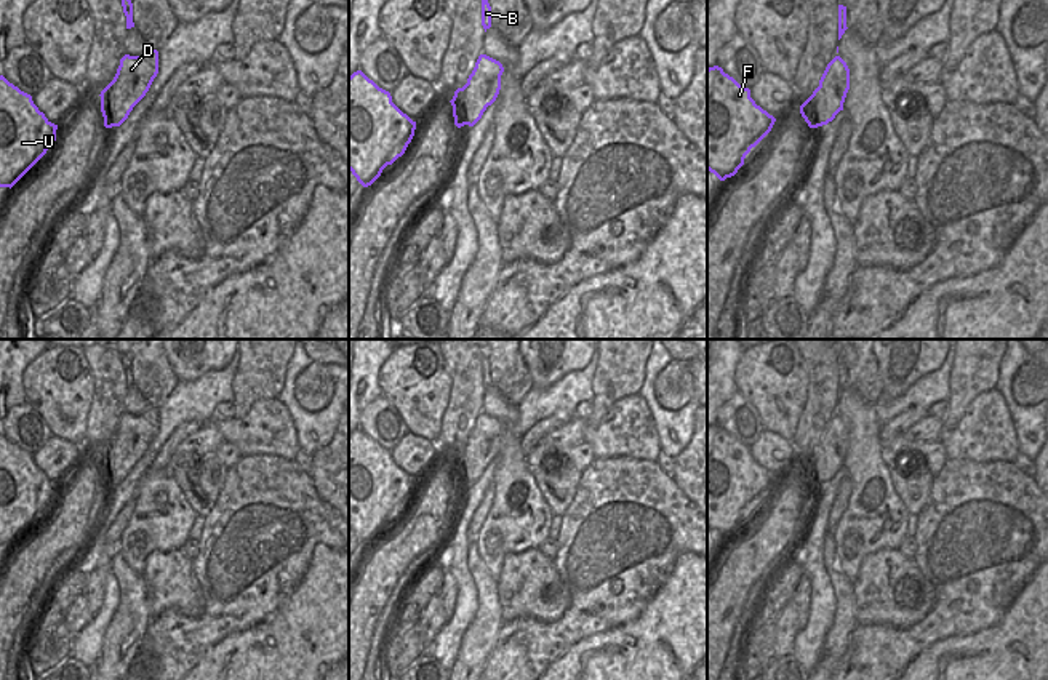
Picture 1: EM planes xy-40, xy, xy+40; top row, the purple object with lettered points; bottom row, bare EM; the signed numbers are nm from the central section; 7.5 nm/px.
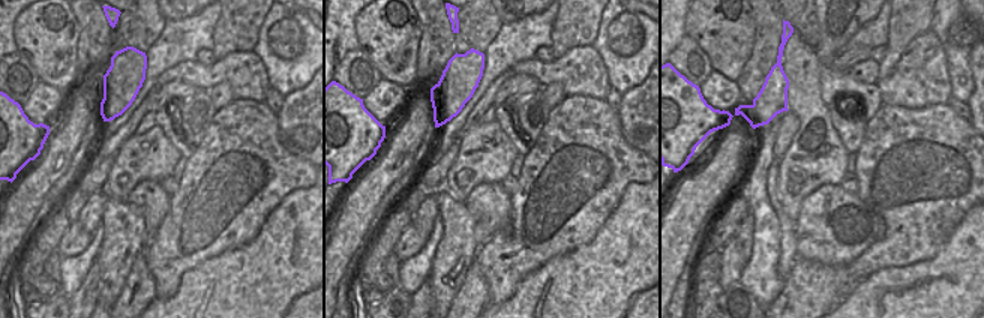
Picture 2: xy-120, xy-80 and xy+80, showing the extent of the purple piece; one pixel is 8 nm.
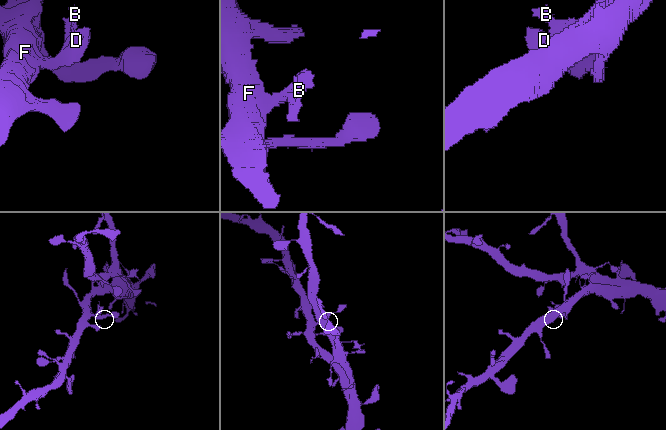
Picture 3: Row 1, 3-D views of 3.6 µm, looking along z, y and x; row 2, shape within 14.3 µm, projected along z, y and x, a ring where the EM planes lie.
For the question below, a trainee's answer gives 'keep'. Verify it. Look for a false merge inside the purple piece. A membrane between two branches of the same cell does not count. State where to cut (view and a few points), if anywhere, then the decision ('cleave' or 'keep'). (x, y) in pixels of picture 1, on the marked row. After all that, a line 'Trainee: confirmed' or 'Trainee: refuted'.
xy+40 (802, 104), (812, 104), (818, 109), (824, 116), (824, 124) | cleave
Trainee: refuted

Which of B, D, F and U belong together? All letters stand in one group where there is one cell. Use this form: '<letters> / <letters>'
B D / F U

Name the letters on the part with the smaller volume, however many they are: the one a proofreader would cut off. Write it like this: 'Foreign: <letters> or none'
Foreign: B, D

